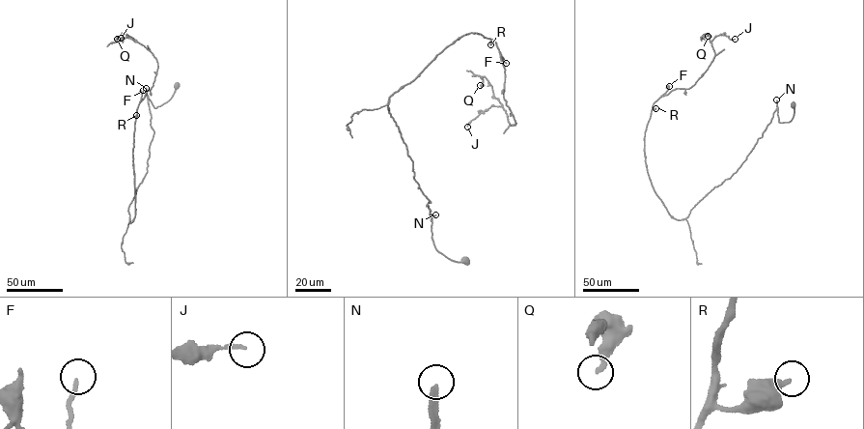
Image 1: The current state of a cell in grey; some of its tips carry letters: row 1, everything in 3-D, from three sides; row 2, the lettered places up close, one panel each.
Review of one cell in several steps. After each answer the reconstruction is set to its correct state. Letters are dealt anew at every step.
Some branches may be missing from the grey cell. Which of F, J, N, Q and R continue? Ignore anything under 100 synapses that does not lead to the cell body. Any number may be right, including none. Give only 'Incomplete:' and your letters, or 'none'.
Incomplete: N

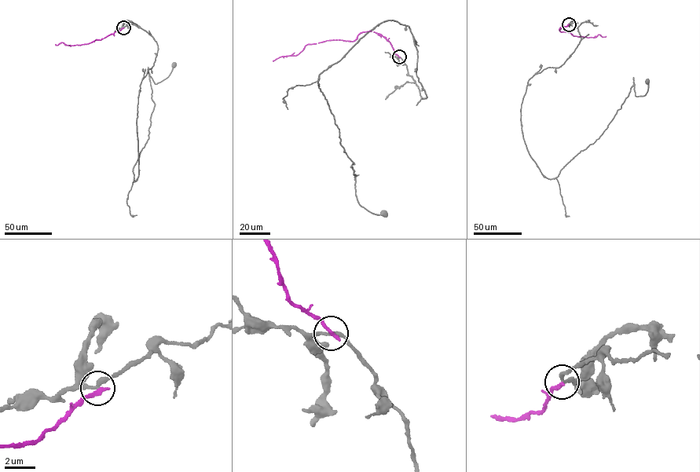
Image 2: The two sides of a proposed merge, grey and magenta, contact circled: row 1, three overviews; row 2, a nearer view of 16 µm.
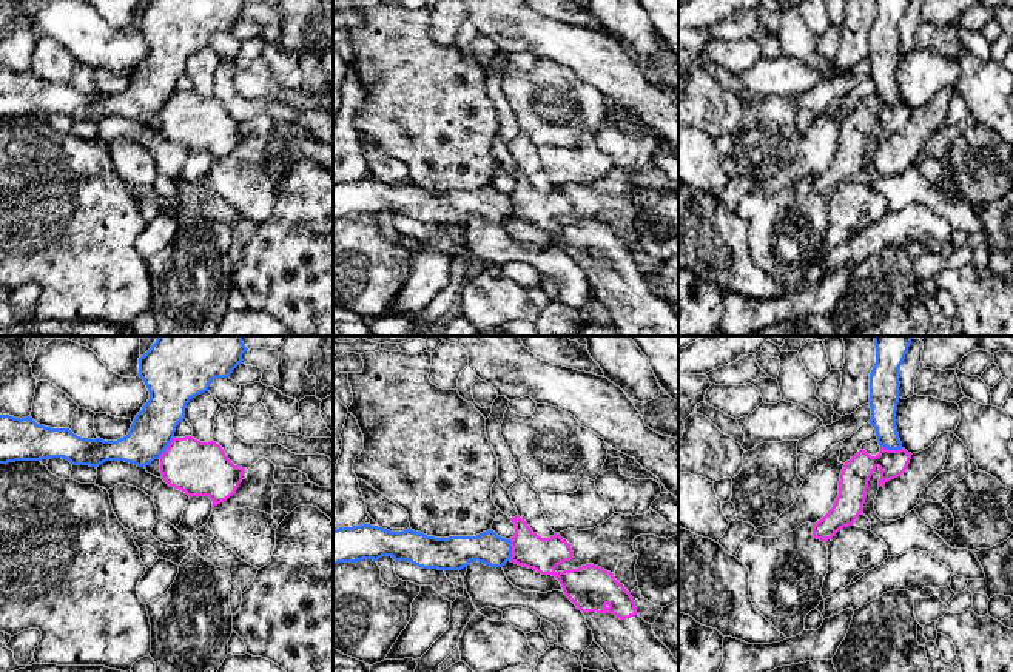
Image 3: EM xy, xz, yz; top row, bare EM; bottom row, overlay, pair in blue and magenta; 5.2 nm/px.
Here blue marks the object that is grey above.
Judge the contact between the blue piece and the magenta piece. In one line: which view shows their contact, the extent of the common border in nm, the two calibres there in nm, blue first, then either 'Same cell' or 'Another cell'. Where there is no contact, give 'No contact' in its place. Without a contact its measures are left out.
Touches blue in xz. Shared border 110 nm. Thickness 170 nm (blue) against 180 nm. Another cell

